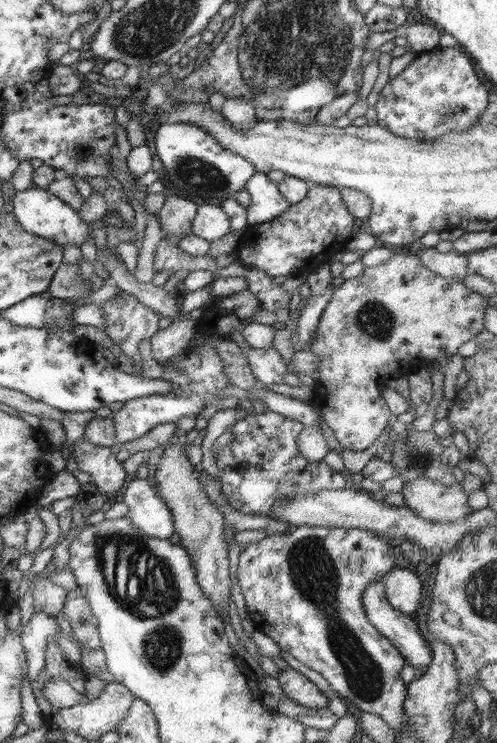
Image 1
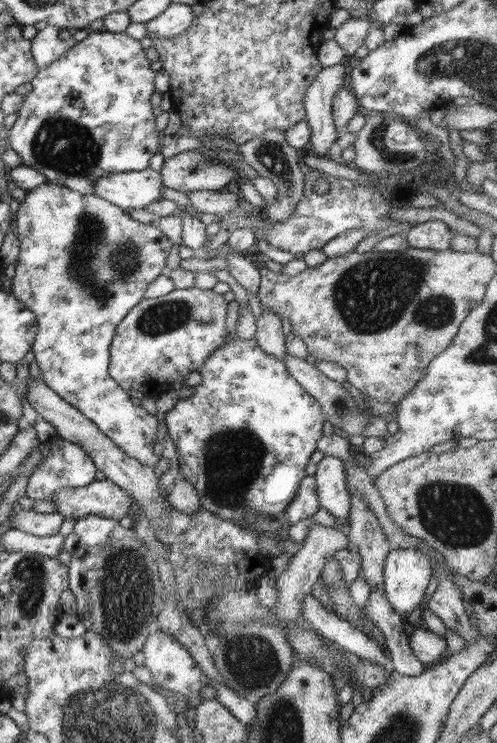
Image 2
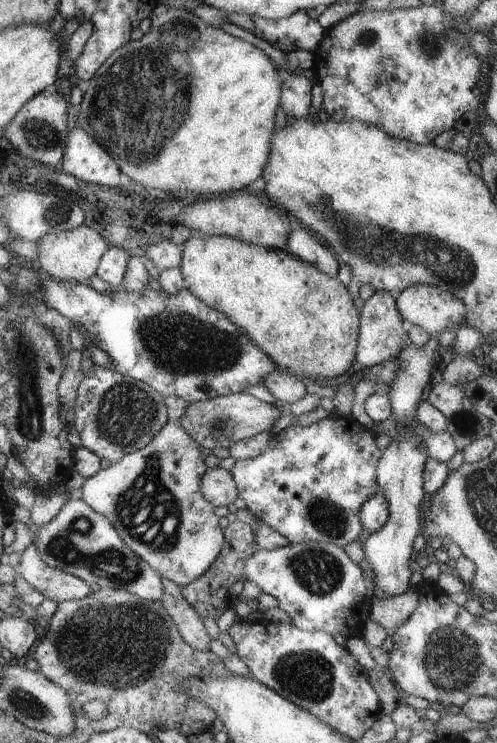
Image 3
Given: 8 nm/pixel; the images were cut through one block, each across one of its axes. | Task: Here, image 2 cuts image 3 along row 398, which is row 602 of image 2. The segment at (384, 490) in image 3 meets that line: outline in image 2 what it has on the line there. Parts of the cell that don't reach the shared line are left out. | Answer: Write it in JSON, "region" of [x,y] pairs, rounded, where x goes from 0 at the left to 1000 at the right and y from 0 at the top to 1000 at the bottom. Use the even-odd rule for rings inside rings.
{"region":[[[789,738],[779,746],[771,762],[773,802],[795,824],[815,828],[853,814],[853,802],[865,778],[871,778],[871,754],[859,746],[837,739]]]}

